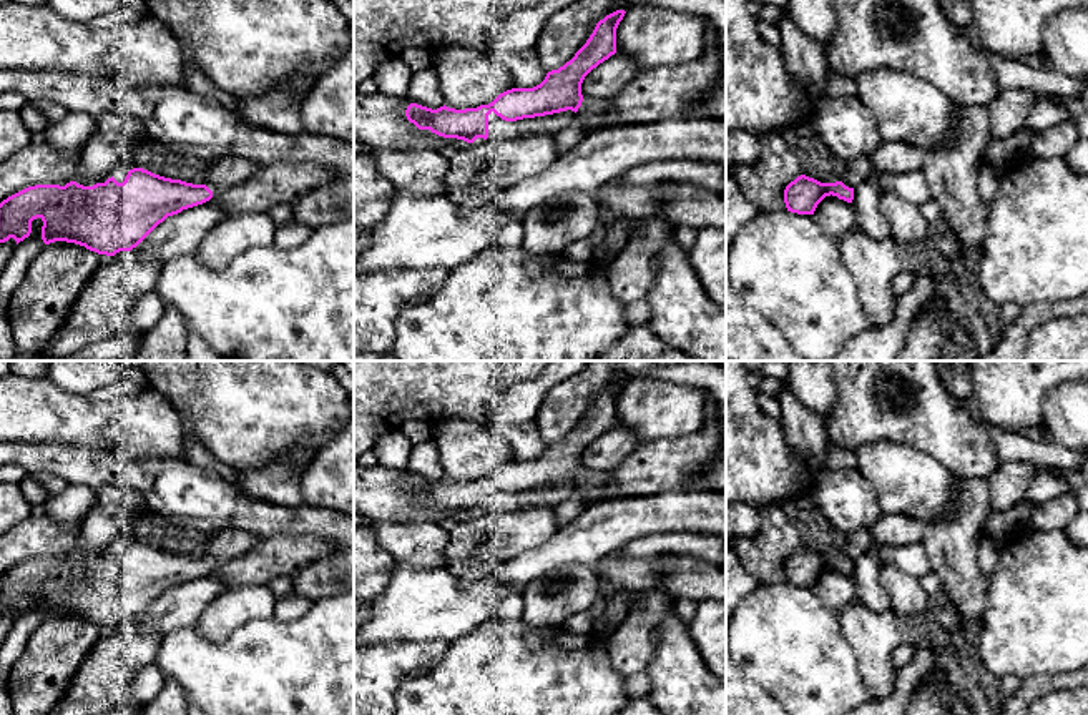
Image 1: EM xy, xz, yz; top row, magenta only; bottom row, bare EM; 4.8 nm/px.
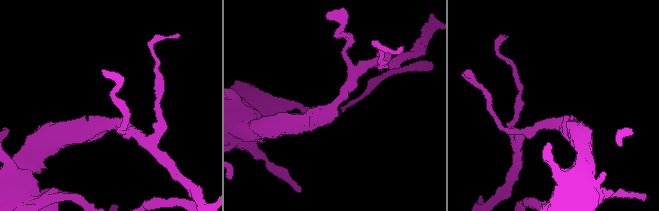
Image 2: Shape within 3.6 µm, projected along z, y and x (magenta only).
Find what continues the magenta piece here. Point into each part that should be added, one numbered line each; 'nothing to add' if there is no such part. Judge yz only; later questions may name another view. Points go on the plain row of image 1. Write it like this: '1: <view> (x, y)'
1: yz (861, 541)

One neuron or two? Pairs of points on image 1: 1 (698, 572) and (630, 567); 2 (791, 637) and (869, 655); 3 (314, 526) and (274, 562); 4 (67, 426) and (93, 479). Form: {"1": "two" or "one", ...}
{"1": "one", "2": "two", "3": "two", "4": "two"}

